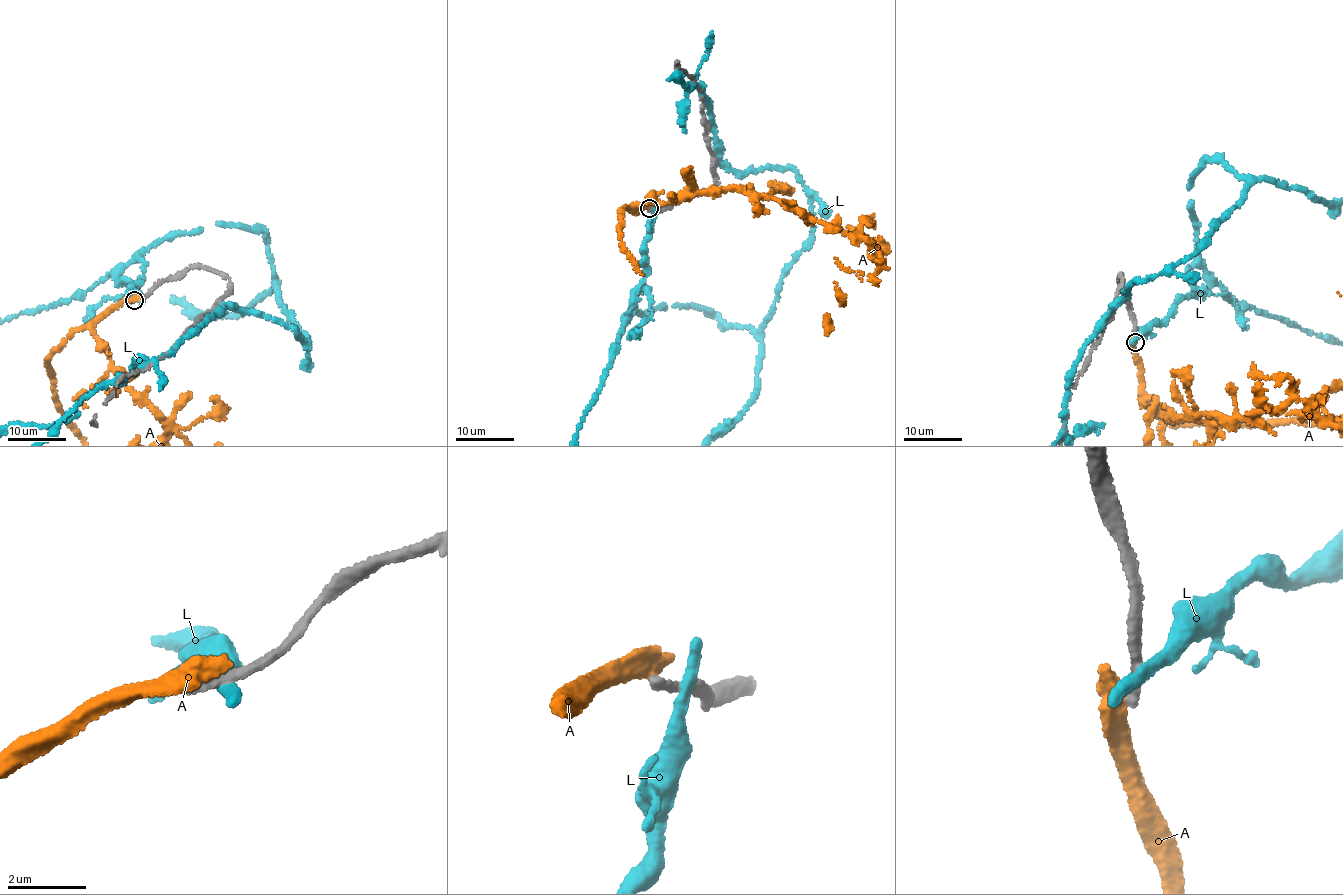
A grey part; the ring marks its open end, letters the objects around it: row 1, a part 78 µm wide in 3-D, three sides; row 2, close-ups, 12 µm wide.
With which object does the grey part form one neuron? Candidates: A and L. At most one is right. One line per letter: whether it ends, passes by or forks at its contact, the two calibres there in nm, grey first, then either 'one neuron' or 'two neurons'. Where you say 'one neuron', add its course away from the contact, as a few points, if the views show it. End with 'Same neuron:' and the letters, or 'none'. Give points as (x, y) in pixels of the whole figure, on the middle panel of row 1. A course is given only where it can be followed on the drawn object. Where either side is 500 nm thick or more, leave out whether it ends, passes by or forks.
A: calibres 280 and 700 nm; two neurons
L: it passes by; calibres 360 and 320 nm; two neurons
Same neuron: none

